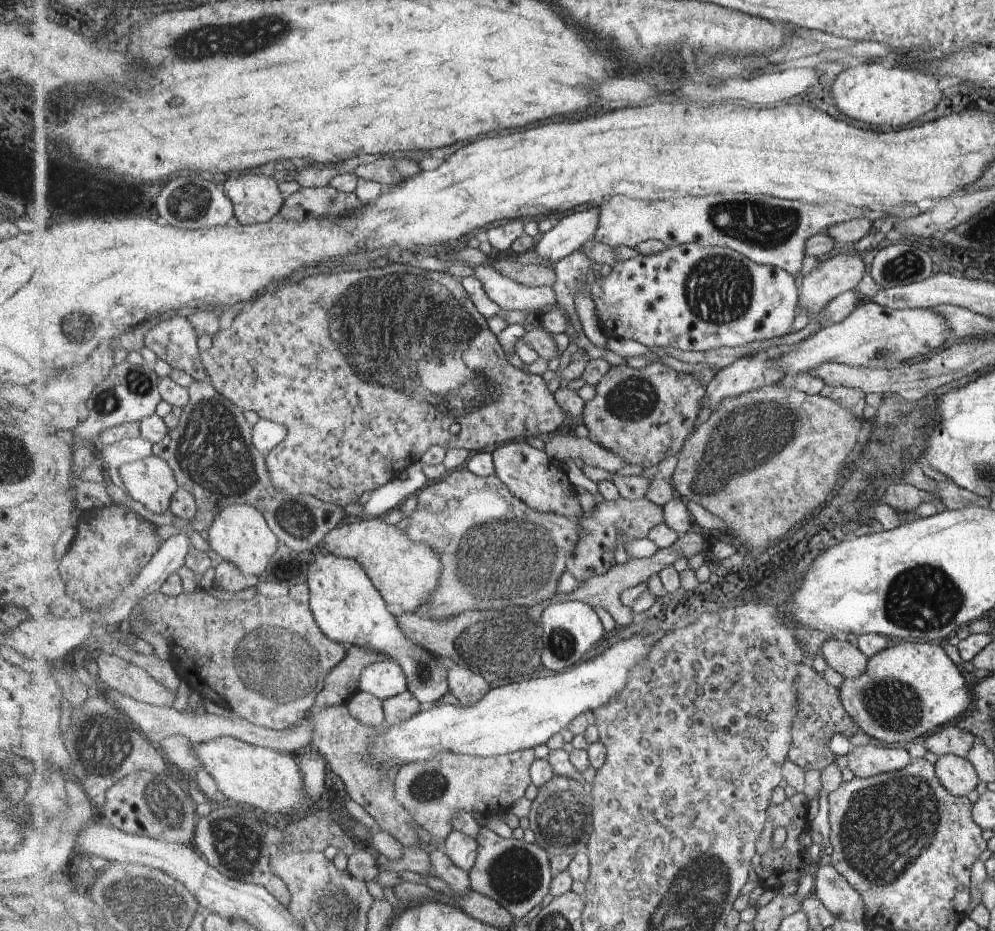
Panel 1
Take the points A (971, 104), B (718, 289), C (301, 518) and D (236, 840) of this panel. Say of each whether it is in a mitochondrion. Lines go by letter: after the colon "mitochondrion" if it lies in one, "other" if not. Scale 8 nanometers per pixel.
A: other
B: mitochondrion
C: mitochondrion
D: mitochondrion

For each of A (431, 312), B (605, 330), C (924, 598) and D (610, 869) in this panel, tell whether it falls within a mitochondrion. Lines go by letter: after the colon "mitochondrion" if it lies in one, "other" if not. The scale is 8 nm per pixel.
A: mitochondrion
B: other
C: mitochondrion
D: other

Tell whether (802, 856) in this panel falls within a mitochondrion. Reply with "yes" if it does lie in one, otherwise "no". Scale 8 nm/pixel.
no

